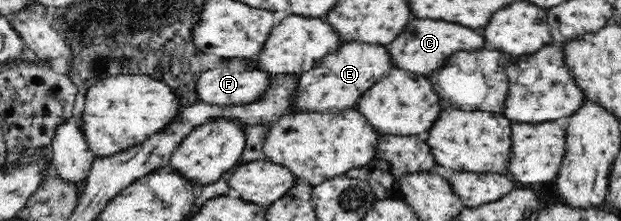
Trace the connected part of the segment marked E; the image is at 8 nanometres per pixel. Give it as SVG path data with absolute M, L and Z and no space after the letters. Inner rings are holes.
M344 42L338 46L334 54L328 54L320 66L304 72L300 76L302 92L296 94L296 104L302 104L296 108L298 113L306 112L334 112L334 110L346 110L356 106L356 100L372 86L376 84L386 72L392 70L390 54L384 46L378 44L358 44L358 42Z

